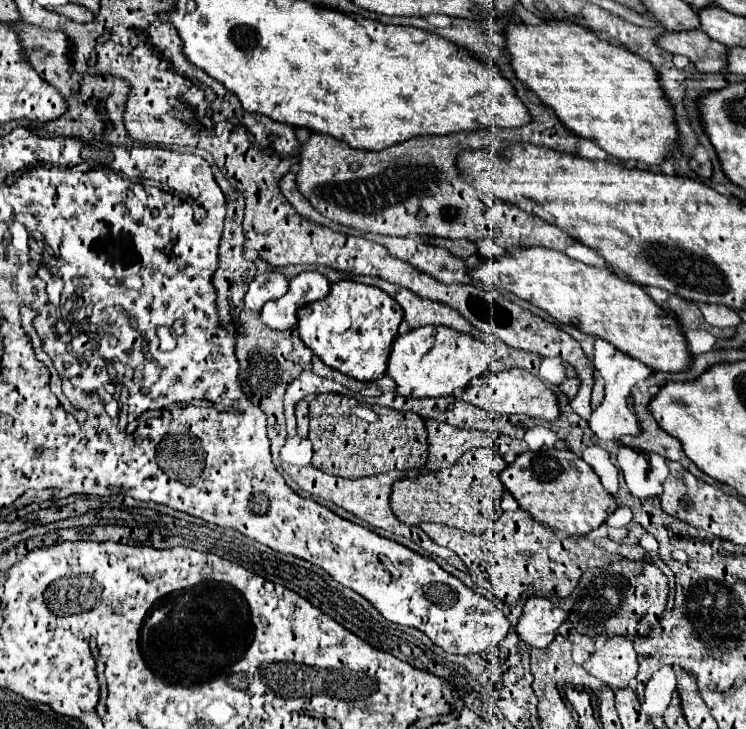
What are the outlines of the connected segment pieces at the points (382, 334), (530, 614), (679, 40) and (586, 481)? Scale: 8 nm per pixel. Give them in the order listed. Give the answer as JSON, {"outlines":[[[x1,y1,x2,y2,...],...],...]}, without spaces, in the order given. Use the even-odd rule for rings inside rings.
{"outlines":[[[336,281,324,299,300,309,298,333,328,367,358,381,376,381,386,373,390,347,402,317,402,307,382,289,356,281]],[[530,597,524,605,524,613,516,625,516,631,530,647,544,649,552,643,566,617,566,611,552,601,544,597]],[[704,31,668,33,658,45,674,55,686,55,700,73,722,73,728,65,728,47,712,41]],[[570,449,520,453,514,463,506,465,500,479,518,505,536,521,570,537,582,537,598,529,618,507,616,499,602,487,594,469]]]}

